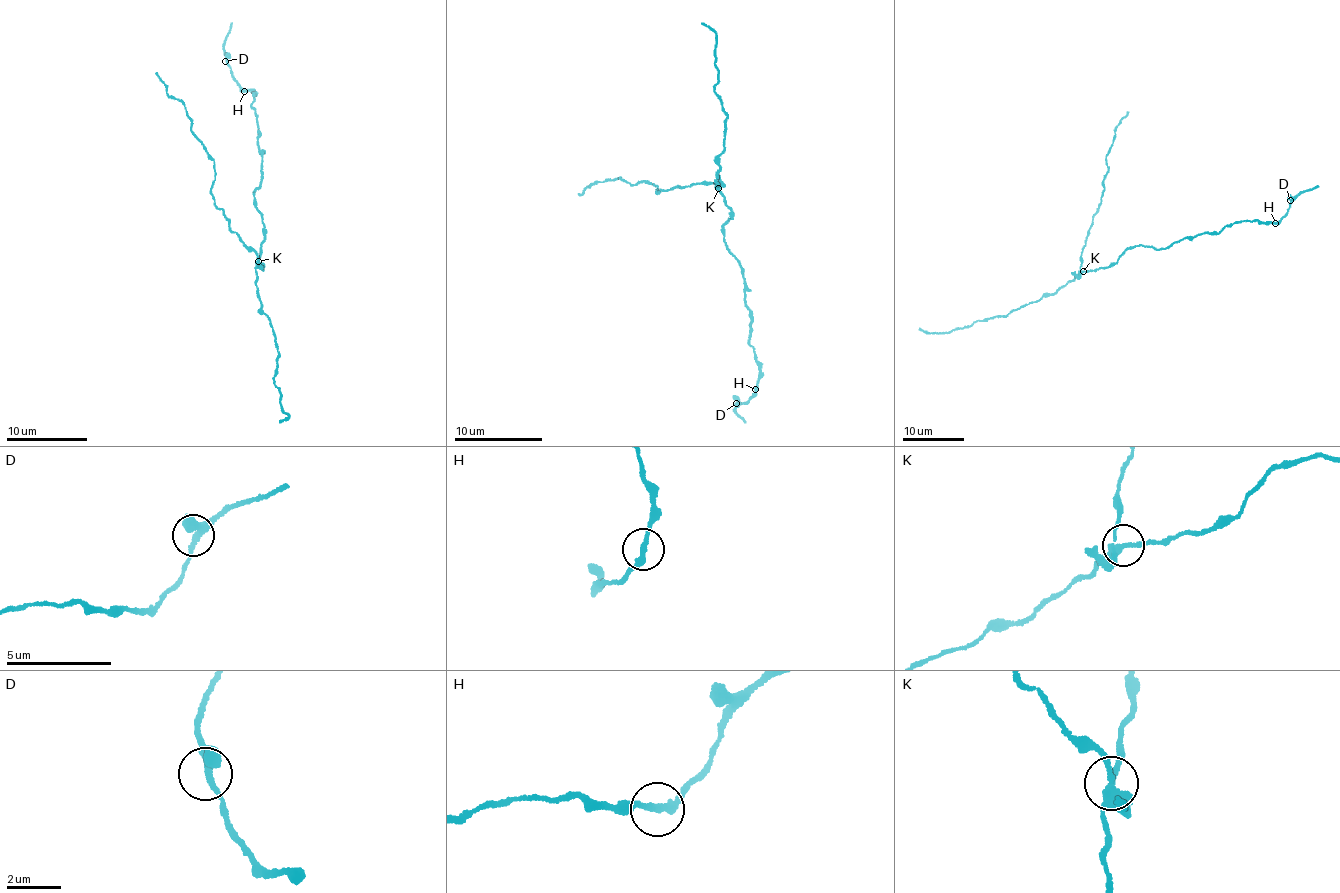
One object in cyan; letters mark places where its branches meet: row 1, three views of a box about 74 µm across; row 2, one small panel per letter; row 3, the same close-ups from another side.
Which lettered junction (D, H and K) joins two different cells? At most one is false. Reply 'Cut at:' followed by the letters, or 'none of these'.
Cut at: K

